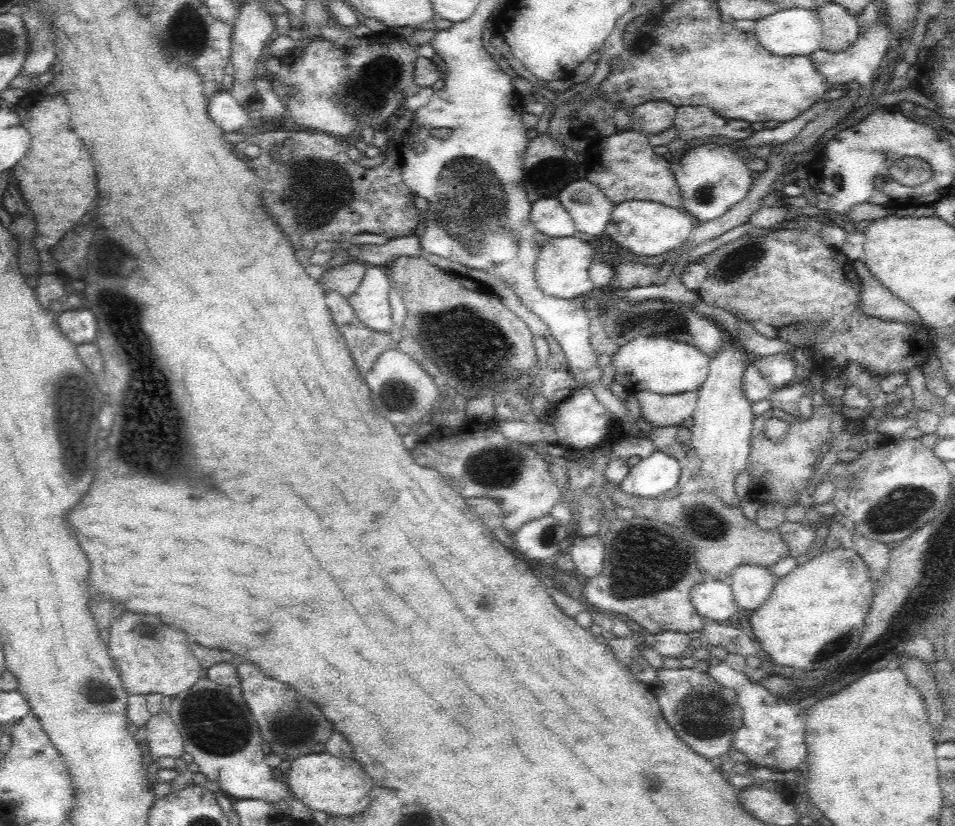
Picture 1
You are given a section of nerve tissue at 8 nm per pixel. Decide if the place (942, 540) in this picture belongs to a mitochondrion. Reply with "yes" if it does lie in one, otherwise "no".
yes

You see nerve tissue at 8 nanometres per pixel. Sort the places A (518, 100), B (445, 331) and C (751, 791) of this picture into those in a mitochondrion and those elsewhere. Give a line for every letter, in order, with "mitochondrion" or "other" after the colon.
A: other
B: mitochondrion
C: other

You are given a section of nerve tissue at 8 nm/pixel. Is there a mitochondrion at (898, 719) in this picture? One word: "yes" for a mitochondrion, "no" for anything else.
no

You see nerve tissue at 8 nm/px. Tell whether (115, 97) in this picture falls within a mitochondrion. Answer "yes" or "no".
no

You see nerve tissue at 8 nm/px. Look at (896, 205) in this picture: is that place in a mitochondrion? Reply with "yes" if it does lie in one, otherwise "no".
no

